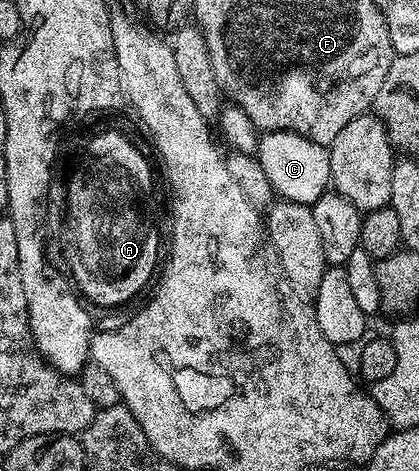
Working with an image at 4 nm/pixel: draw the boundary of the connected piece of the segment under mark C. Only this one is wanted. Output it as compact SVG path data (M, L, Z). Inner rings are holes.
M271 130L258 140L256 155L268 184L272 184L279 199L313 207L320 196L327 193L330 181L330 152L327 147L316 144L291 130Z

